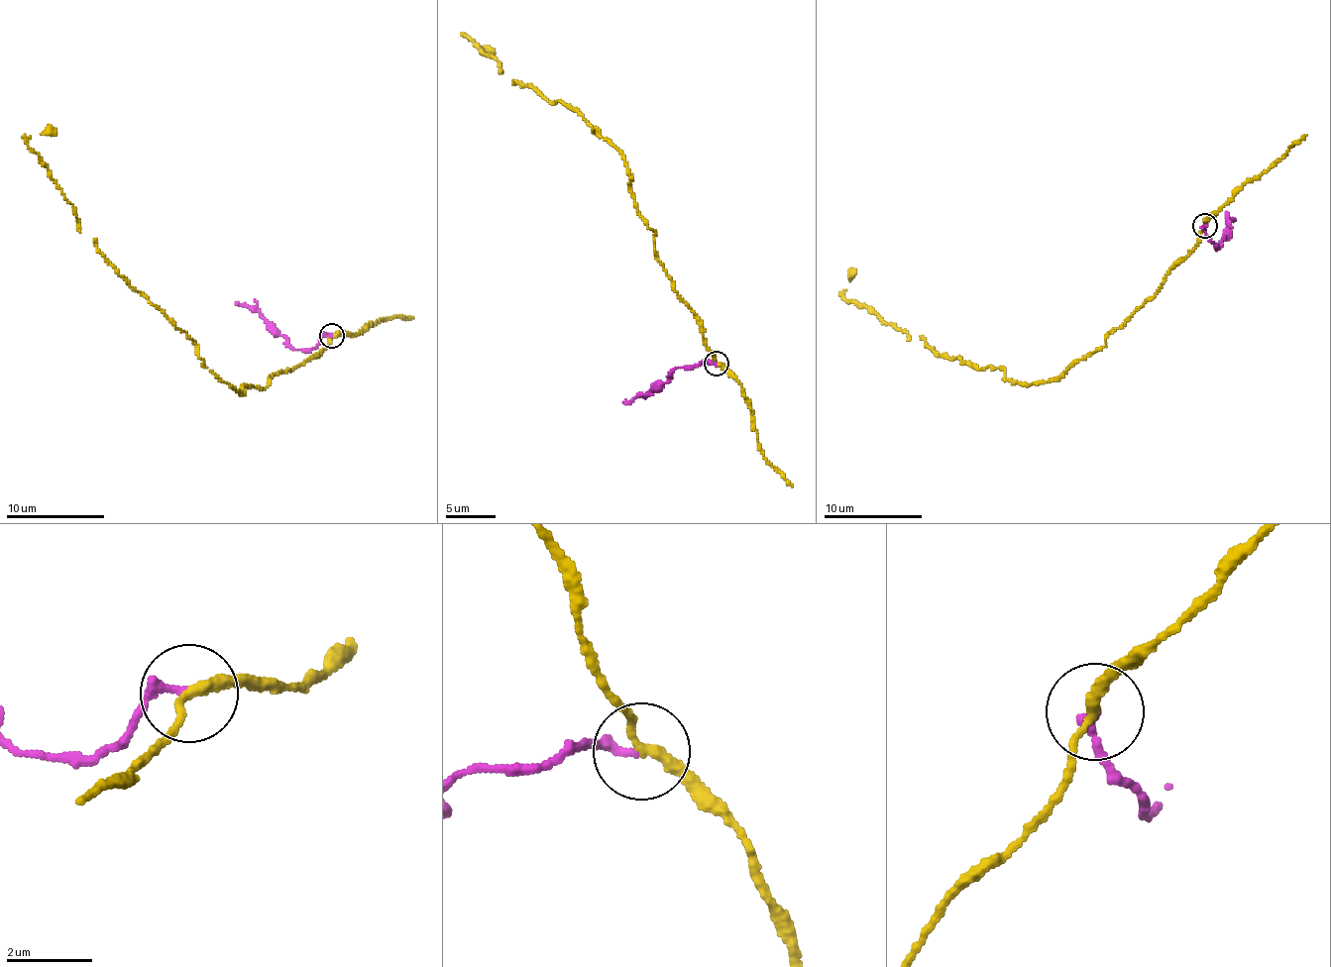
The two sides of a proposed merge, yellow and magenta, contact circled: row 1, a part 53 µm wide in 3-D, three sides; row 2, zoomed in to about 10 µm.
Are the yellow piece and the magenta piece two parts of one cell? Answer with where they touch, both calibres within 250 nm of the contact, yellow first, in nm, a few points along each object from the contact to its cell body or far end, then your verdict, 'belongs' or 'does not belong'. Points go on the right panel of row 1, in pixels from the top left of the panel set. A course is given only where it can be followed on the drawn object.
(1205, 225) | 220/190 nm | yellow via (1204, 226), (1103, 347), (1035, 383), (910, 340), (846, 299), (852, 268) | magenta via (1204, 226), (1216, 250), (1228, 222), (1233, 219) | does not belong

